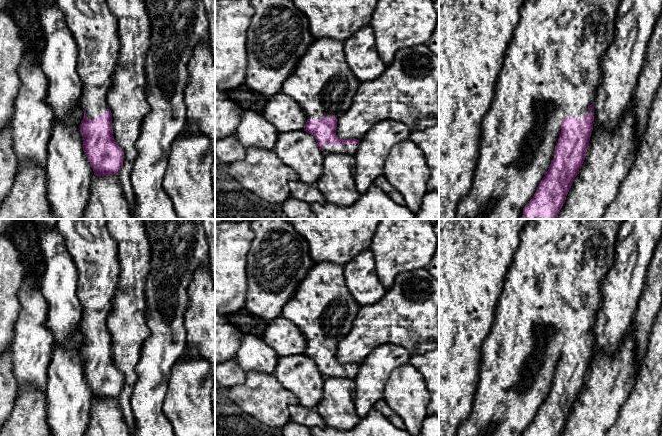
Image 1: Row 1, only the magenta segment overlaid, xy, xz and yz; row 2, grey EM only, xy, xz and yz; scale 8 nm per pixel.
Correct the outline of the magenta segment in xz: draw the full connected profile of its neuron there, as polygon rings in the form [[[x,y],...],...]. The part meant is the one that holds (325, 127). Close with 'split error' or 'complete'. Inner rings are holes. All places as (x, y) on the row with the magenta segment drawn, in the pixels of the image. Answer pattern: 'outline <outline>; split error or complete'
outline [[[320,38],[310,45],[301,57],[282,92],[294,99],[307,117],[304,131],[315,137],[319,149],[324,153],[354,155],[359,140],[339,139],[336,135],[337,120],[351,106],[360,81],[349,68],[344,55],[344,42]]]; split error

